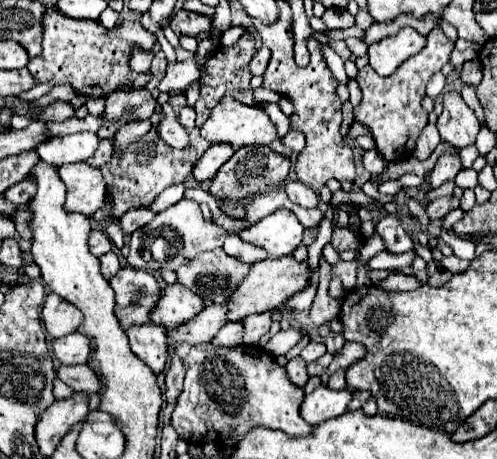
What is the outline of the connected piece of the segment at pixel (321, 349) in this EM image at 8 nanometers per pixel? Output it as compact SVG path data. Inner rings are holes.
M310 341L310 343L304 347L304 351L300 353L300 357L302 357L306 363L312 363L312 361L320 359L324 353L326 353L326 347L324 347L324 343Z

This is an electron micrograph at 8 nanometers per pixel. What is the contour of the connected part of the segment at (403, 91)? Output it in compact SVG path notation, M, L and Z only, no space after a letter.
M436 25L436 29L428 33L424 49L416 53L416 57L404 61L404 65L400 65L400 69L396 69L392 77L380 77L370 65L358 71L356 81L362 89L362 103L354 111L354 117L356 121L370 127L376 141L376 149L386 161L404 161L412 155L416 139L428 123L428 113L424 113L424 109L420 107L426 83L434 73L438 73L448 63L452 49L454 41L450 41Z

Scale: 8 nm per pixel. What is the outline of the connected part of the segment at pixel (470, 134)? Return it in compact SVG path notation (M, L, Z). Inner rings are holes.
M458 91L444 93L442 103L444 103L444 111L438 117L440 137L458 149L472 145L476 141L476 135L480 129L476 113L464 103L464 99Z

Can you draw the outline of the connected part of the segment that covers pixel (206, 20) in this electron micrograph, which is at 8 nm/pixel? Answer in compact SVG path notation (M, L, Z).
M180 9L172 15L170 27L174 29L176 35L198 35L198 33L208 31L212 27L212 17Z

